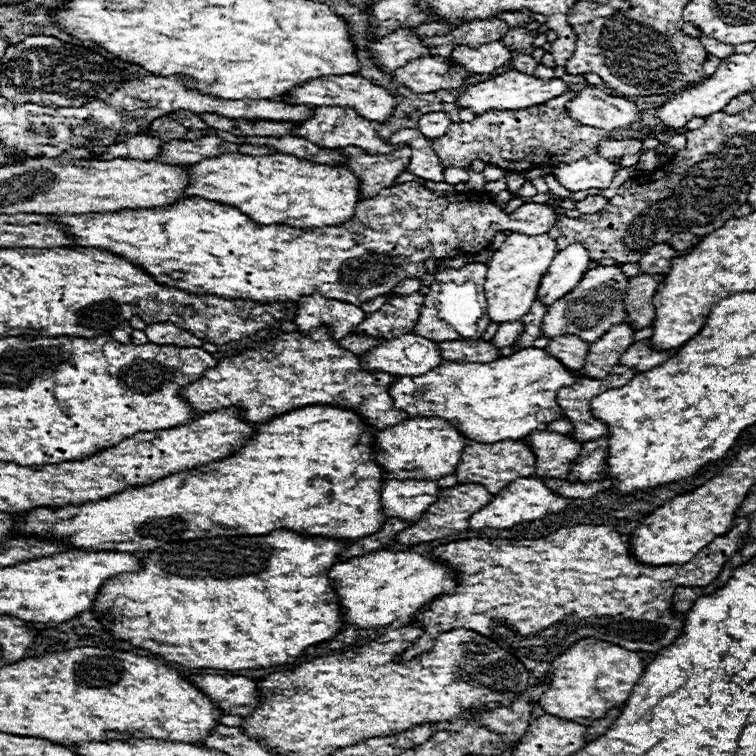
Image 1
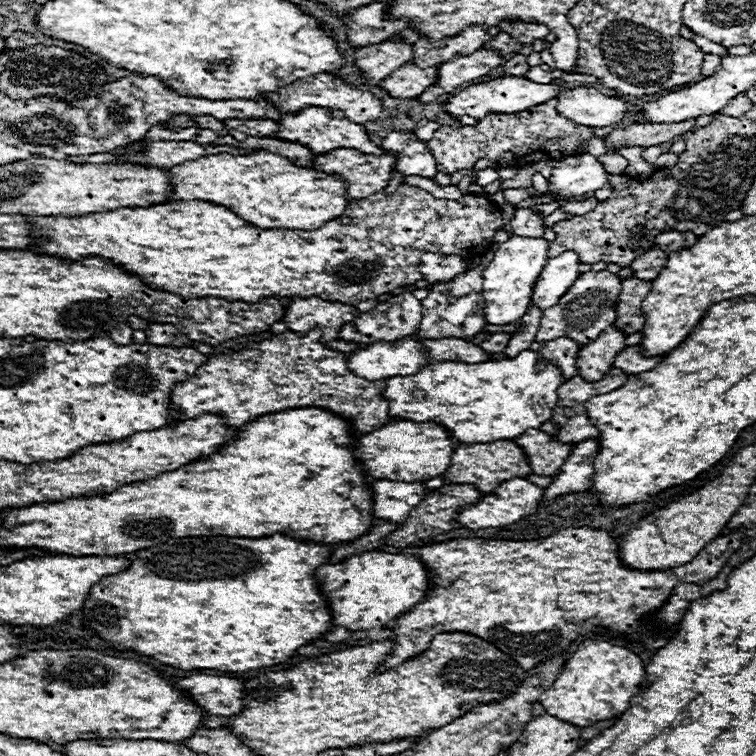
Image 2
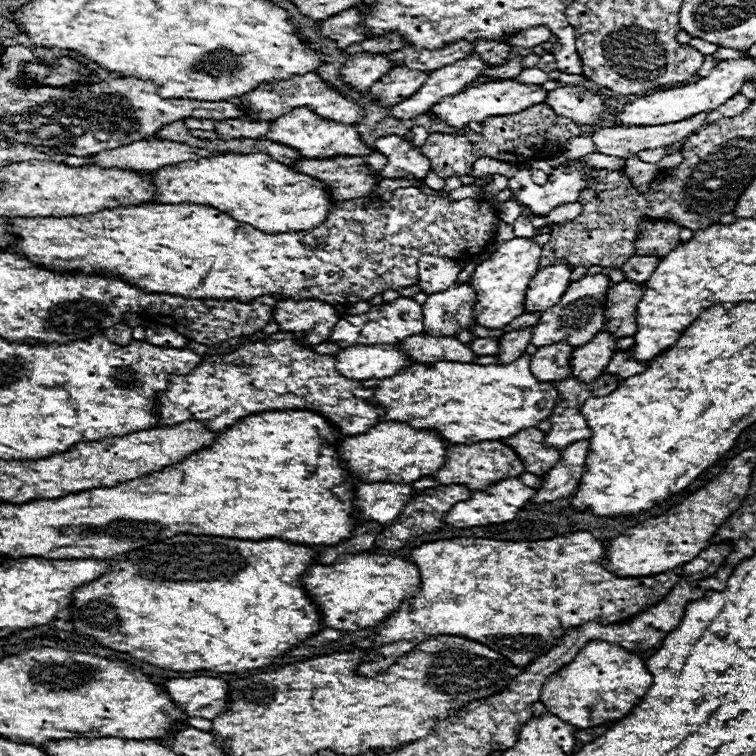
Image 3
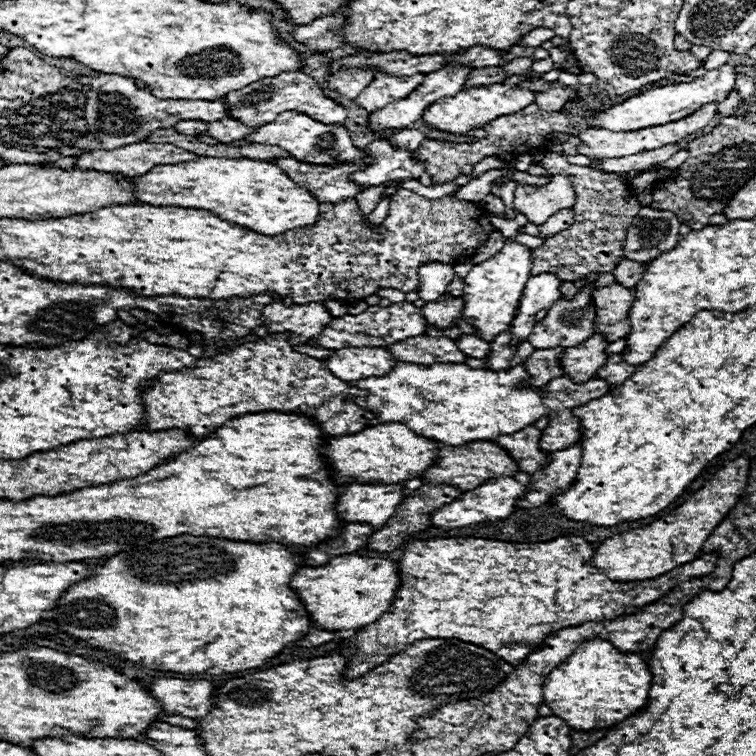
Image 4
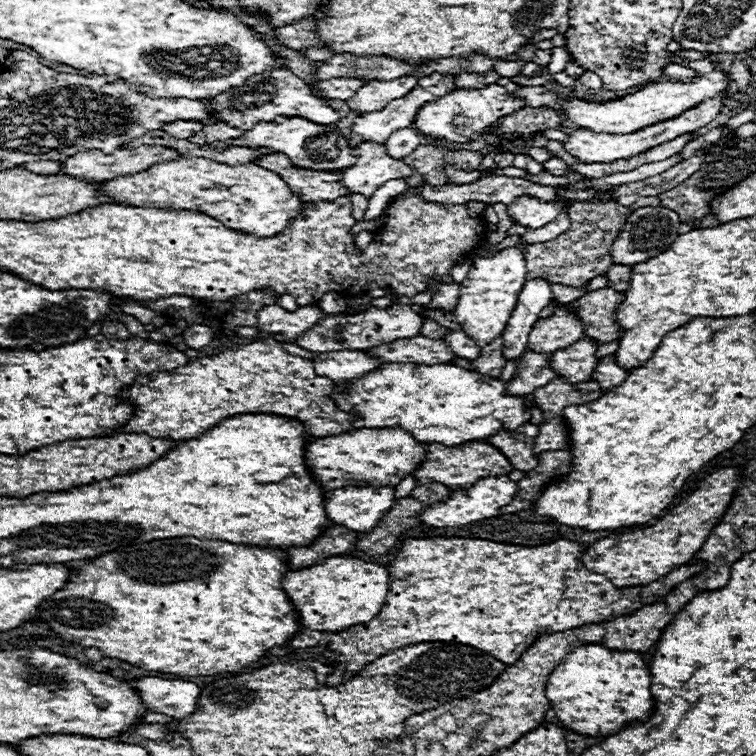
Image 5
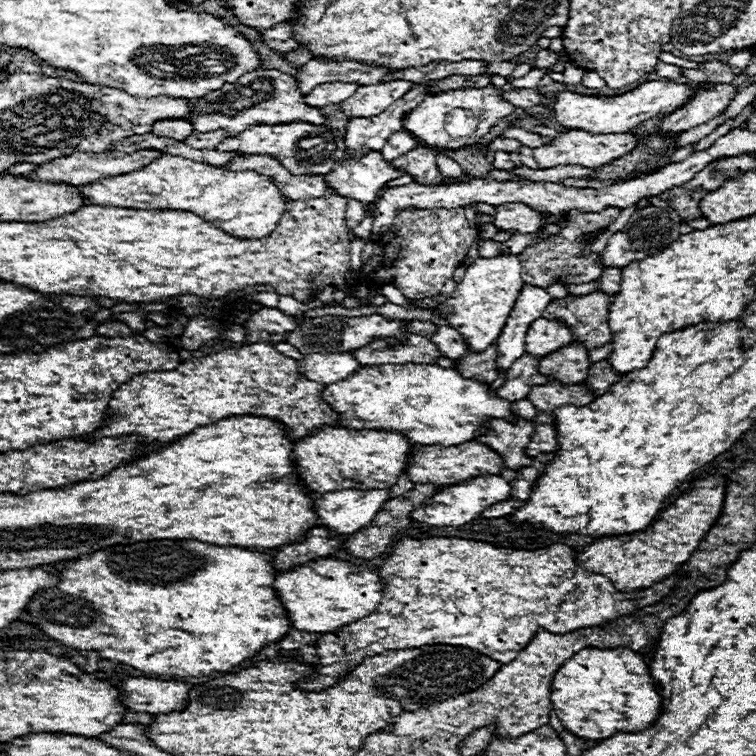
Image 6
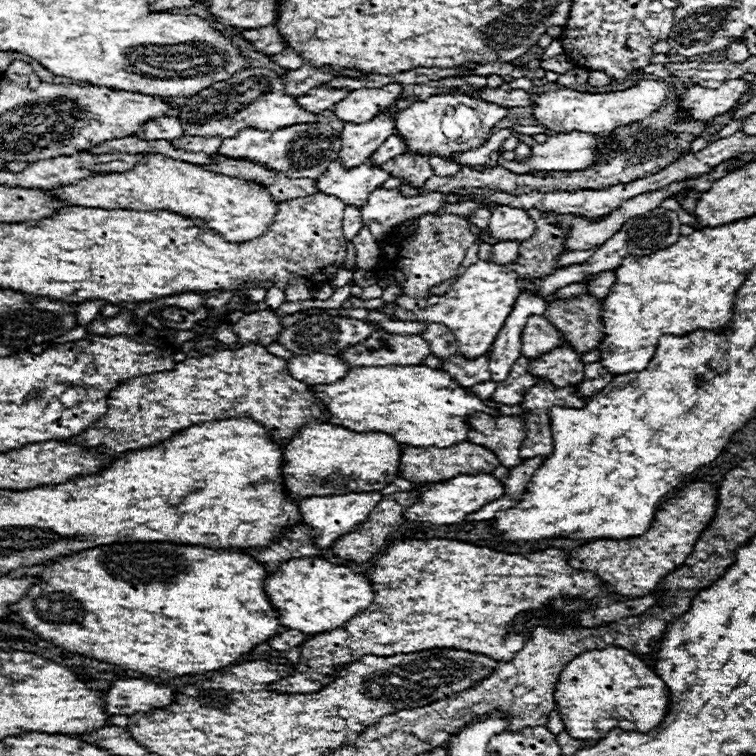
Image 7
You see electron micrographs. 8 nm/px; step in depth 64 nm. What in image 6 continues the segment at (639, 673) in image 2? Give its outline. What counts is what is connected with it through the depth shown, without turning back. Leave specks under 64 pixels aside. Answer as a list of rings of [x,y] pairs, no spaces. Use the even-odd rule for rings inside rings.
[[[586,648],[566,660],[552,682],[554,712],[564,728],[588,740],[602,740],[612,732],[640,732],[650,728],[662,712],[662,696],[646,662],[624,648]]]

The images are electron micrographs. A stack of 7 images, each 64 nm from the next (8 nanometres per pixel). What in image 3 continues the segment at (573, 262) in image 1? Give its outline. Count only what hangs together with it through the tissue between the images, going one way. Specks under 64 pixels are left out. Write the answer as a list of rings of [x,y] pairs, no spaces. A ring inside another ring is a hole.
[[[558,262],[558,266],[548,266],[546,270],[540,270],[530,280],[530,288],[526,290],[526,314],[544,312],[546,308],[554,306],[566,292],[568,284],[570,268],[566,266],[566,262]]]

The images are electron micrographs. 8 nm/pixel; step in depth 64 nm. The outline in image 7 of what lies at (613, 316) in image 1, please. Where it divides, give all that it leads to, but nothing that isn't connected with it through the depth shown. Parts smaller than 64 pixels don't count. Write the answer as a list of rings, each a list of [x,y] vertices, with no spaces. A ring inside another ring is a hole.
[[[532,316],[522,330],[522,356],[538,358],[562,344],[562,334],[544,318]]]

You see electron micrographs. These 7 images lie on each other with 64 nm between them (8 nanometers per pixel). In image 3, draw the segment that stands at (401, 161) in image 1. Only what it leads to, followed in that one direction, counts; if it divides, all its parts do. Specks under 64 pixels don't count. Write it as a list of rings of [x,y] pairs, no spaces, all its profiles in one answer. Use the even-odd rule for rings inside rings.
[[[376,152],[366,158],[330,158],[330,162],[310,162],[308,158],[304,158],[304,160],[298,160],[296,164],[292,164],[292,168],[296,172],[314,176],[316,180],[324,182],[324,186],[330,188],[334,200],[350,200],[350,198],[368,196],[374,190],[374,186],[380,182],[374,178],[374,172],[382,170],[382,166],[384,166],[384,156],[380,156]]]

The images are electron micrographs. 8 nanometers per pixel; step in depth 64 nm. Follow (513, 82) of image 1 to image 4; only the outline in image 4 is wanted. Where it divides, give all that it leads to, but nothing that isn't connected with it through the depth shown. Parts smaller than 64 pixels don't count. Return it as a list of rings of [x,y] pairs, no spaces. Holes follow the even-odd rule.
[[[490,84],[490,86],[480,86],[480,88],[466,88],[460,90],[454,98],[442,98],[434,102],[432,106],[426,108],[422,114],[422,120],[426,122],[428,128],[444,130],[454,136],[466,136],[472,128],[482,128],[488,122],[496,120],[498,116],[514,114],[534,102],[534,94],[530,90],[520,90],[520,88],[510,88],[508,84]]]

